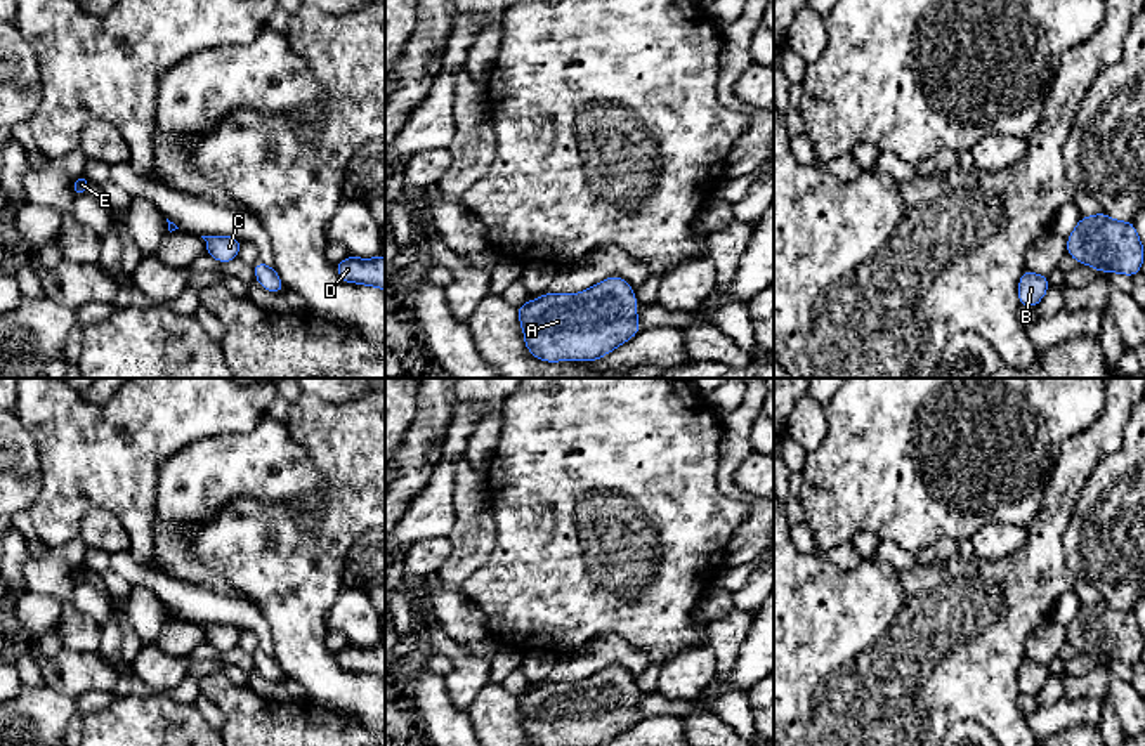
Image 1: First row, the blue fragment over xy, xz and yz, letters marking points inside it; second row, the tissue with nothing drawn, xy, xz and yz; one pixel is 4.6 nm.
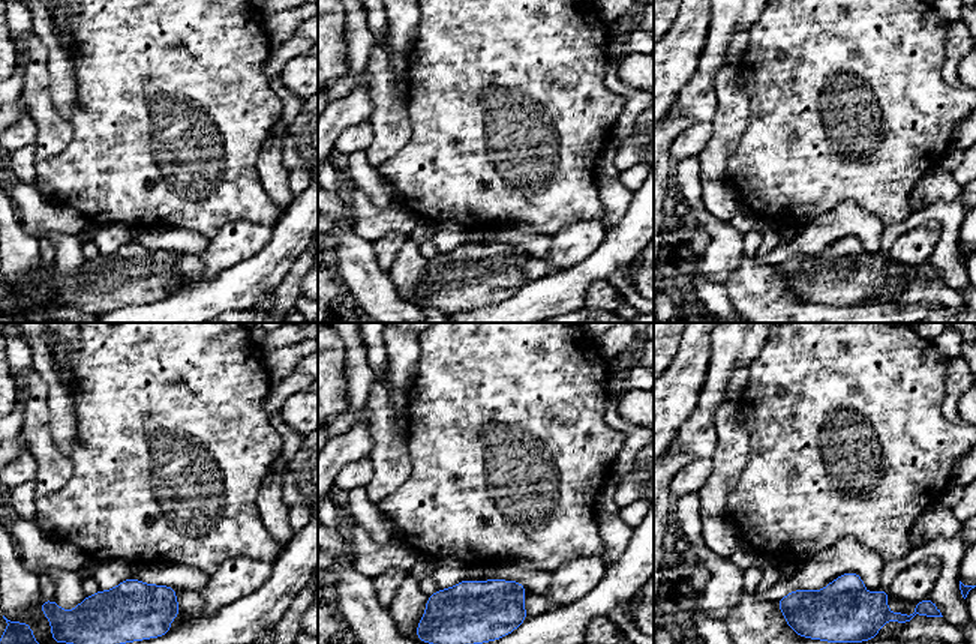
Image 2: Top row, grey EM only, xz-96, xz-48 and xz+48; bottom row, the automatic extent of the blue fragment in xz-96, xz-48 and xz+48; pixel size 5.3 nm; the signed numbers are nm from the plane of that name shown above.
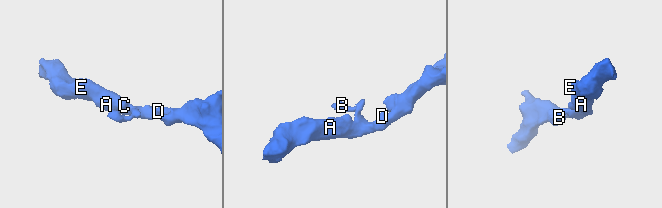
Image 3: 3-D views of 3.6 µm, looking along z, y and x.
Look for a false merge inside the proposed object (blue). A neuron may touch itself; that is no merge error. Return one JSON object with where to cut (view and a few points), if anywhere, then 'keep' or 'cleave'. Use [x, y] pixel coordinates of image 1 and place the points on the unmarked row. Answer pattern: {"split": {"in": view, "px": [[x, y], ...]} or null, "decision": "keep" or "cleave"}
{"split": null, "decision": "keep"}

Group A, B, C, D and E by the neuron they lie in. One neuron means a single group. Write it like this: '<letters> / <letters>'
A B C D E

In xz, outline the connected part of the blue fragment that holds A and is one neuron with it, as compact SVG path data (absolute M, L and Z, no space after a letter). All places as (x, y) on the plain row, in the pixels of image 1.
M619 664L576 682L543 682L517 696L524 730L533 746L602 746L633 727L642 717L637 711L633 677Z

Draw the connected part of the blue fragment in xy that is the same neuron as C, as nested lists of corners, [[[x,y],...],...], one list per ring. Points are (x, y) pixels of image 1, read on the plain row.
[[[201,625],[206,630],[206,642],[217,651],[231,651],[238,647],[241,630],[232,625]]]

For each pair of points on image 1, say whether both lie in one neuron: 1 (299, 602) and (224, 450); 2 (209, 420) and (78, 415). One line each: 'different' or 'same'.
1: different
2: same

